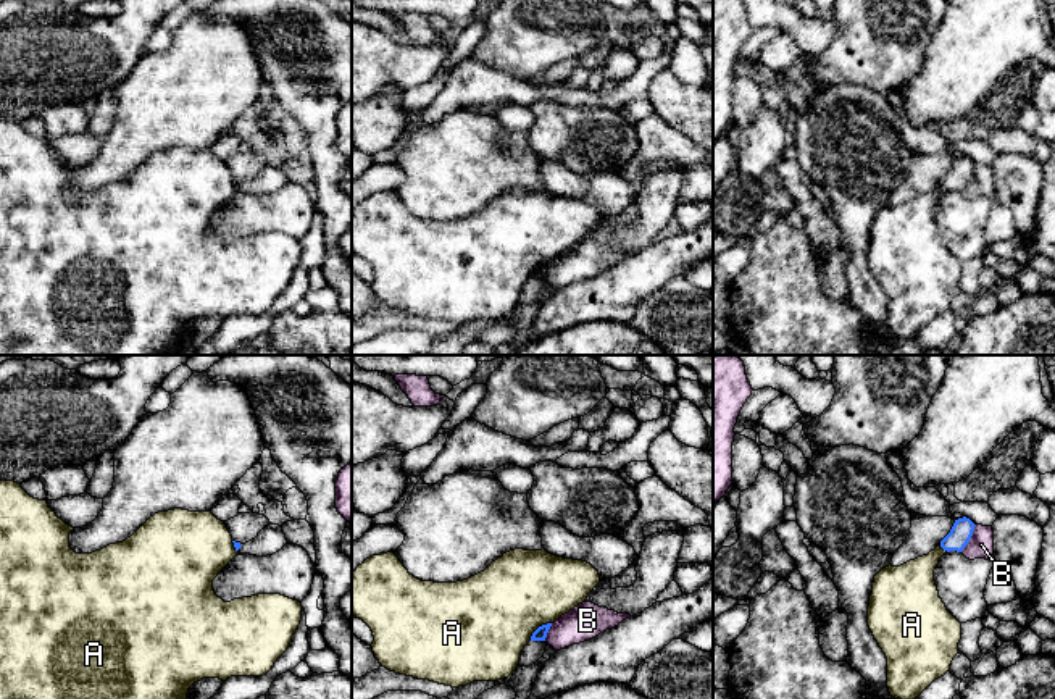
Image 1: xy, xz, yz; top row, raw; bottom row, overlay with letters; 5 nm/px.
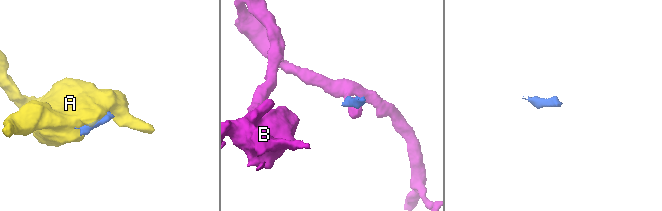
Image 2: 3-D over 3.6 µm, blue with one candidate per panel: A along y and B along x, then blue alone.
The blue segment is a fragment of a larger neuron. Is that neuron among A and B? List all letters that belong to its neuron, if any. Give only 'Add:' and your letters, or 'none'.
Add: none

